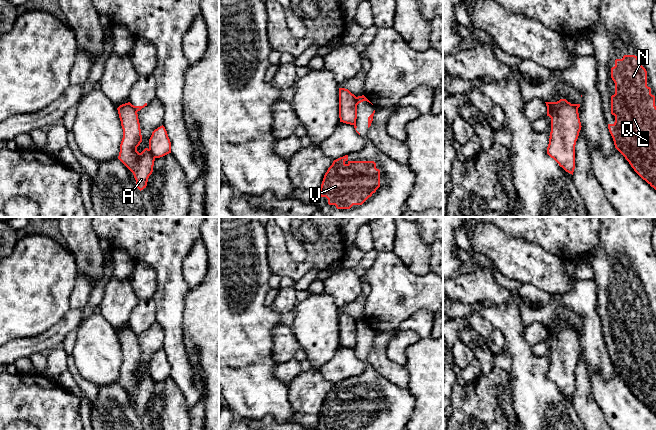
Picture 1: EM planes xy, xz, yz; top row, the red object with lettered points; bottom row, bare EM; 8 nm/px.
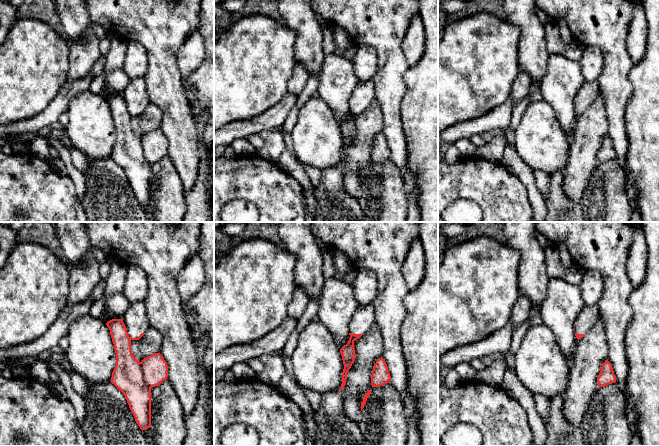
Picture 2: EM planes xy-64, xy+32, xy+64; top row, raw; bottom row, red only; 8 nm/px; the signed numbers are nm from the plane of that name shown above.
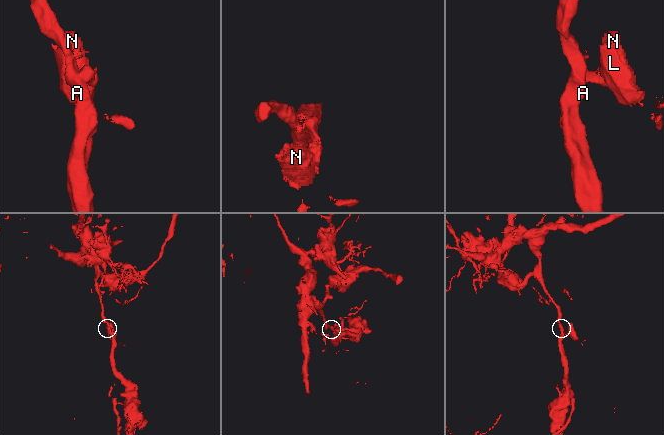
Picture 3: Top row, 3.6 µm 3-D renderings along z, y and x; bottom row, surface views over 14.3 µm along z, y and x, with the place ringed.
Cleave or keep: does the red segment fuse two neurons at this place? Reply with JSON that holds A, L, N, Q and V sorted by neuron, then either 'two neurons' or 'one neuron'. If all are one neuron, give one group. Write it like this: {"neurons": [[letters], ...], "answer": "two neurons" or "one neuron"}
{"neurons": [["A"], ["L", "N", "Q", "V"]], "answer": "two neurons"}

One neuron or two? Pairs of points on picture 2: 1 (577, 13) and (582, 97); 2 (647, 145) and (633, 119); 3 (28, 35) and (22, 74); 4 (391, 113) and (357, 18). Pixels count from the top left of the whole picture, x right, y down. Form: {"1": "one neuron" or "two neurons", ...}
{"1": "two neurons", "2": "one neuron", "3": "one neuron", "4": "one neuron"}

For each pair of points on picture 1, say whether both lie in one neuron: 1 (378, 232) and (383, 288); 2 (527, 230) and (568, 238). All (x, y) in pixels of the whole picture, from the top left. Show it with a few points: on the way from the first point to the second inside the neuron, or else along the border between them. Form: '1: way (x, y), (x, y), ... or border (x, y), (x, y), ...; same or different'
1: border (392, 250), (381, 250), (378, 252); different
2: way (537, 230), (558, 230); same

